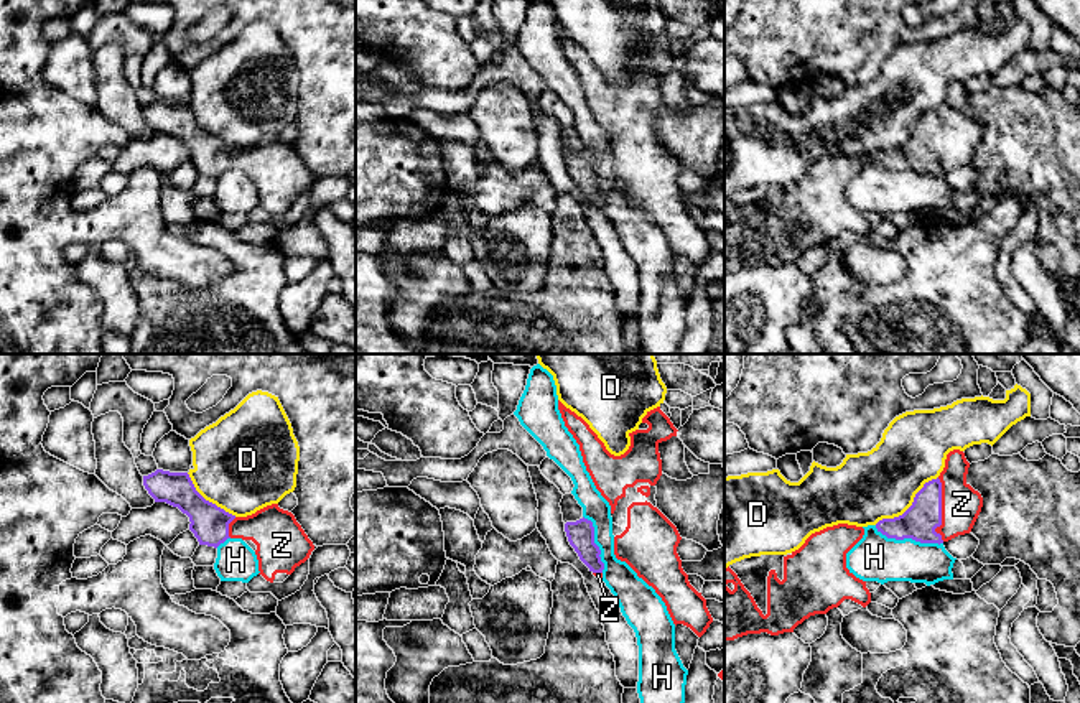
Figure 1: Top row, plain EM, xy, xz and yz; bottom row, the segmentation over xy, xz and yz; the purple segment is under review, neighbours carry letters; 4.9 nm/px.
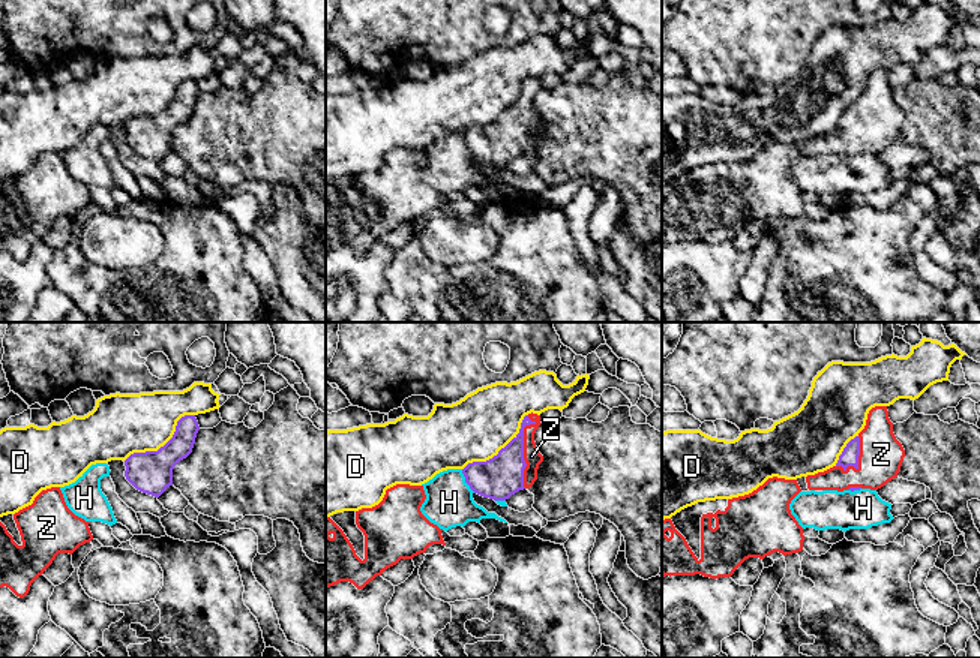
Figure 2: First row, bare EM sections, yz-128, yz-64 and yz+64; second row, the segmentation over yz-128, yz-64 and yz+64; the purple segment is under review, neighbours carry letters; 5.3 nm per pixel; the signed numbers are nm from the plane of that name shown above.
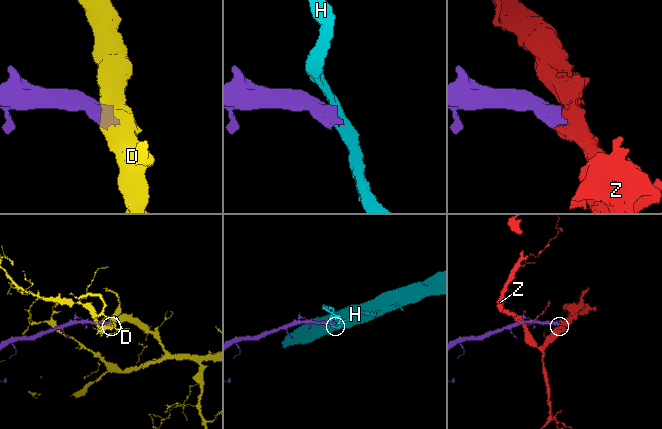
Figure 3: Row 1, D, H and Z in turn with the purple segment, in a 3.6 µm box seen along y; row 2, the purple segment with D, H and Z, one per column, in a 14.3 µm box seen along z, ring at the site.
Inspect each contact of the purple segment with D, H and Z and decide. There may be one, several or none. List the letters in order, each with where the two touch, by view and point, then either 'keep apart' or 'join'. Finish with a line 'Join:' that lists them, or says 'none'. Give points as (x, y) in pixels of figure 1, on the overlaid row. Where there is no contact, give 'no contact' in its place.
D: yz (911, 506) | keep apart
H: yz (909, 537) | keep apart
Z: yz (940, 509) | join
Join: Z

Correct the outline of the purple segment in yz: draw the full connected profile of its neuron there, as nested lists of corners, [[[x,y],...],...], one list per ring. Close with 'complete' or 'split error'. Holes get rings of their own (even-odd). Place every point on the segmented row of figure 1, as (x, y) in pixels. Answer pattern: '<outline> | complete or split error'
[[[950,451],[940,476],[924,484],[902,515],[879,520],[878,532],[887,538],[938,545],[970,533],[983,497],[966,482],[968,468],[963,451]]] | split error

